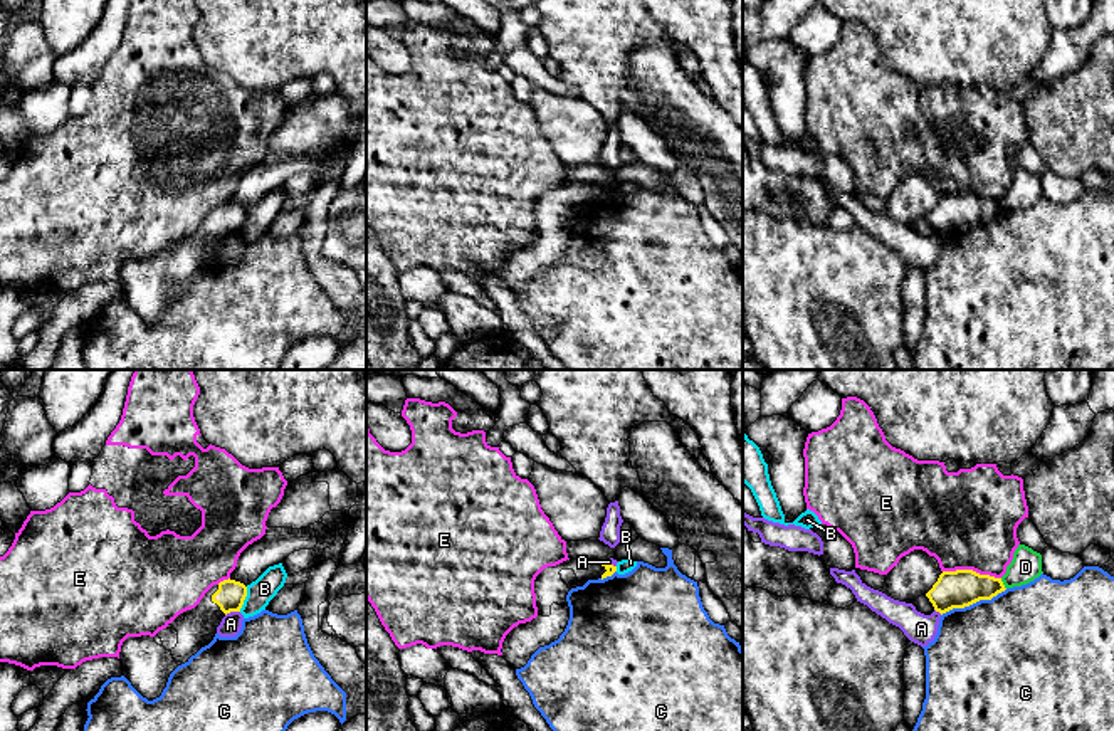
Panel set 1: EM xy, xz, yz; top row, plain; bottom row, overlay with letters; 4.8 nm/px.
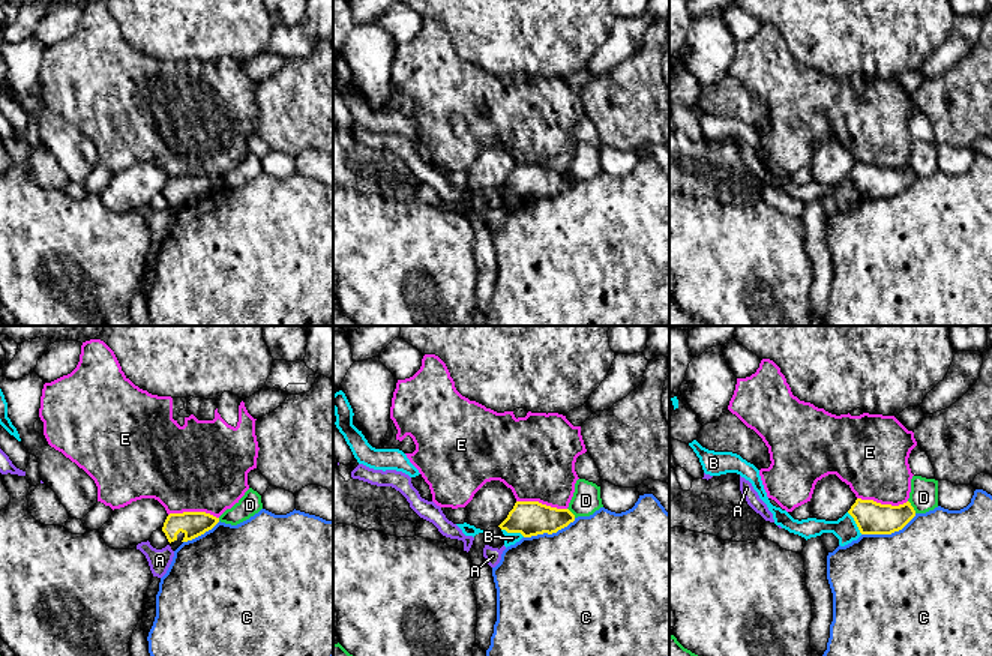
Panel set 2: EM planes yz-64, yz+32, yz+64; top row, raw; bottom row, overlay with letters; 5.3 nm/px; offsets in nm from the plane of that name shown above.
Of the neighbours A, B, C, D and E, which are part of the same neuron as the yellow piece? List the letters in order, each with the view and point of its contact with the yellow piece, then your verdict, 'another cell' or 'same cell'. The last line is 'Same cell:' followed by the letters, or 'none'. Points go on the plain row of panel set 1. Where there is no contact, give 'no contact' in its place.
A: xy (232, 234) | another cell
B: xy (244, 222) | another cell
C: yz (973, 226) | another cell
D: yz (1002, 207) | another cell
E: yz (972, 194) | another cell
Same cell: none

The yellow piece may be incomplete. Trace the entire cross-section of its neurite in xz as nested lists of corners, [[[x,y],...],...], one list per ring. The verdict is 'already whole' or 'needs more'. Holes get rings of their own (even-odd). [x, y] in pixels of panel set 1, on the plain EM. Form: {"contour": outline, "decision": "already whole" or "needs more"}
{"contour": [[[566,183],[544,192],[534,203],[538,240],[514,250],[502,266],[502,281],[521,292],[531,279],[558,264],[570,244],[566,218],[588,203],[612,200],[617,190],[600,183]]], "decision": "needs more"}

